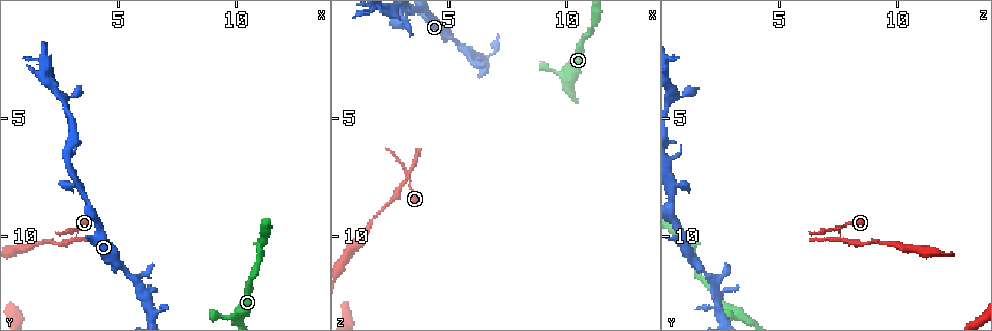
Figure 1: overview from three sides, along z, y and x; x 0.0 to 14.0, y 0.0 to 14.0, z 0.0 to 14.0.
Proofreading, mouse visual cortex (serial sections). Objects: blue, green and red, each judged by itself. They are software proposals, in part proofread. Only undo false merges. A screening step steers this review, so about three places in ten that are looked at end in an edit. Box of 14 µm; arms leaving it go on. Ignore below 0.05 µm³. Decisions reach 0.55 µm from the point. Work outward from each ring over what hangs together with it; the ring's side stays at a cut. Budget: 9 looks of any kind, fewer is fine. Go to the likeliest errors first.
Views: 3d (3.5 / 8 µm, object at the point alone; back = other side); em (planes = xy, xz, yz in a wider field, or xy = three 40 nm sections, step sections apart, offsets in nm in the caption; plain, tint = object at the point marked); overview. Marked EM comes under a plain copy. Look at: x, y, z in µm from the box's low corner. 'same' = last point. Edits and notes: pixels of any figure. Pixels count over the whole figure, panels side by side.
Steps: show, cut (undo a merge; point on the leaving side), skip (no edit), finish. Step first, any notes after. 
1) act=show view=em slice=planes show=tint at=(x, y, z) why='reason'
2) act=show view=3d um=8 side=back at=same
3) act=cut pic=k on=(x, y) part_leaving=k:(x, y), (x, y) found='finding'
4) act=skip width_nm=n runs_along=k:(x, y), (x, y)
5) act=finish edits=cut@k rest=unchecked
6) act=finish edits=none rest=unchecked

act=show view=3d um=3.5 side=back at=(3.1, 10.2, 7.7) why='thick turns thin'

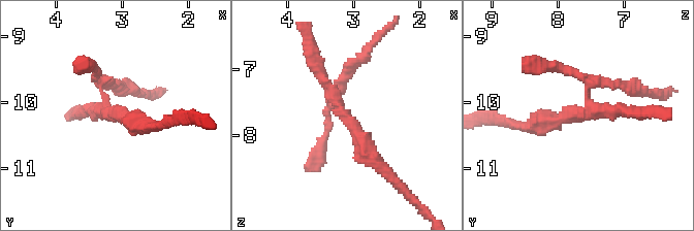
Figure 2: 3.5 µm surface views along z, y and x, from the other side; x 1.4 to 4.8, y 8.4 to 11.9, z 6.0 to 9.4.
act=skip runs_along=2:(96, 70), (106, 111), (157, 125) found='one cell here'

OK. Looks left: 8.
act=show view=3d um=3.5 at=(9.5, 13.4, 3.0) why='narrows sharply'

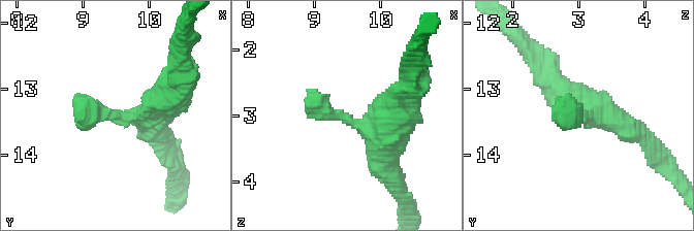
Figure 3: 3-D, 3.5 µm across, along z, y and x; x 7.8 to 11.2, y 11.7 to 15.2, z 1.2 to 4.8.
act=show view=em slice=xy step=3 show=tint at=(9.45, 13.35, 3.00)

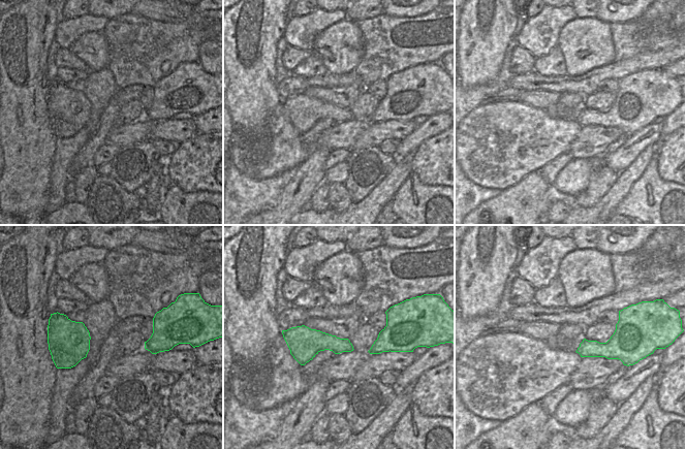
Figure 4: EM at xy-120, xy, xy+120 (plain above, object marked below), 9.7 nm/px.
act=skip runs_along=3:(392, 122), (368, 130), (307, 90) found='continuous, no second cell'

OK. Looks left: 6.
act=show view=3d um=3.5 side=back at=(11.2, 10.3, 1.2)

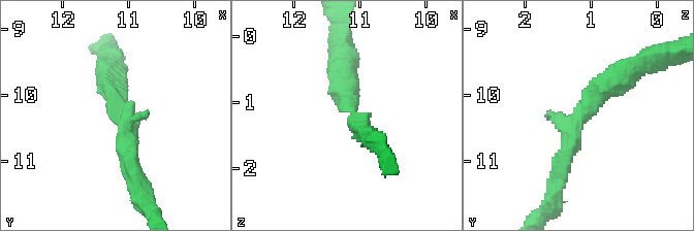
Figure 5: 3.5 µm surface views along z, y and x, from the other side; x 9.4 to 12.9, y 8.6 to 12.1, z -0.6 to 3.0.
act=show view=em slice=xy step=5 show=tint at=(11.10, 10.30, 1.10)

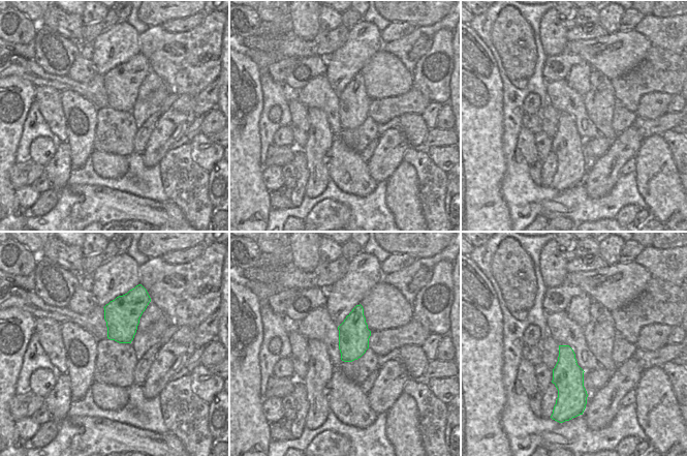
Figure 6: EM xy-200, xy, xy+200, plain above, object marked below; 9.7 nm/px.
act=cut pic=5 on=(627, 66) part_leaving=5:(576, 121), (603, 90), (651, 58) found='a second cell is stuck on'

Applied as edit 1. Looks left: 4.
act=show view=3d um=3.5 at=(3.1, 4.0, 1.0) why='a narrow waist'

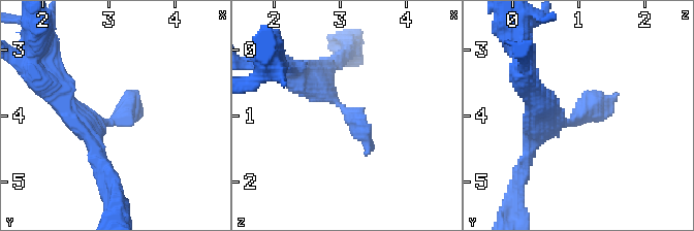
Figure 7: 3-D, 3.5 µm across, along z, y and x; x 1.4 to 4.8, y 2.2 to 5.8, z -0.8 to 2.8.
act=show view=em slice=planes show=tint at=(3.05, 4.10, 0.90) why='shape alone is not enough'

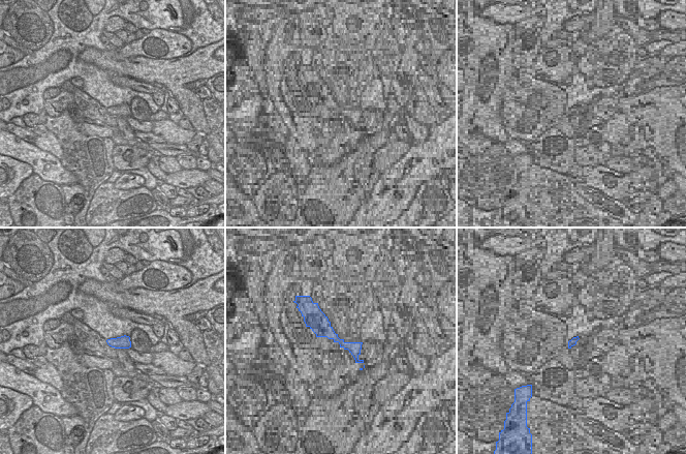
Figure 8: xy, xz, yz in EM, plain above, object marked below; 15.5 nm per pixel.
act=skip runs_along=7:(529, 157), (556, 122), (619, 94) found='continuous, no second cell'

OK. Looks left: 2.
act=finish edits=cut@5 rest=unchecked

